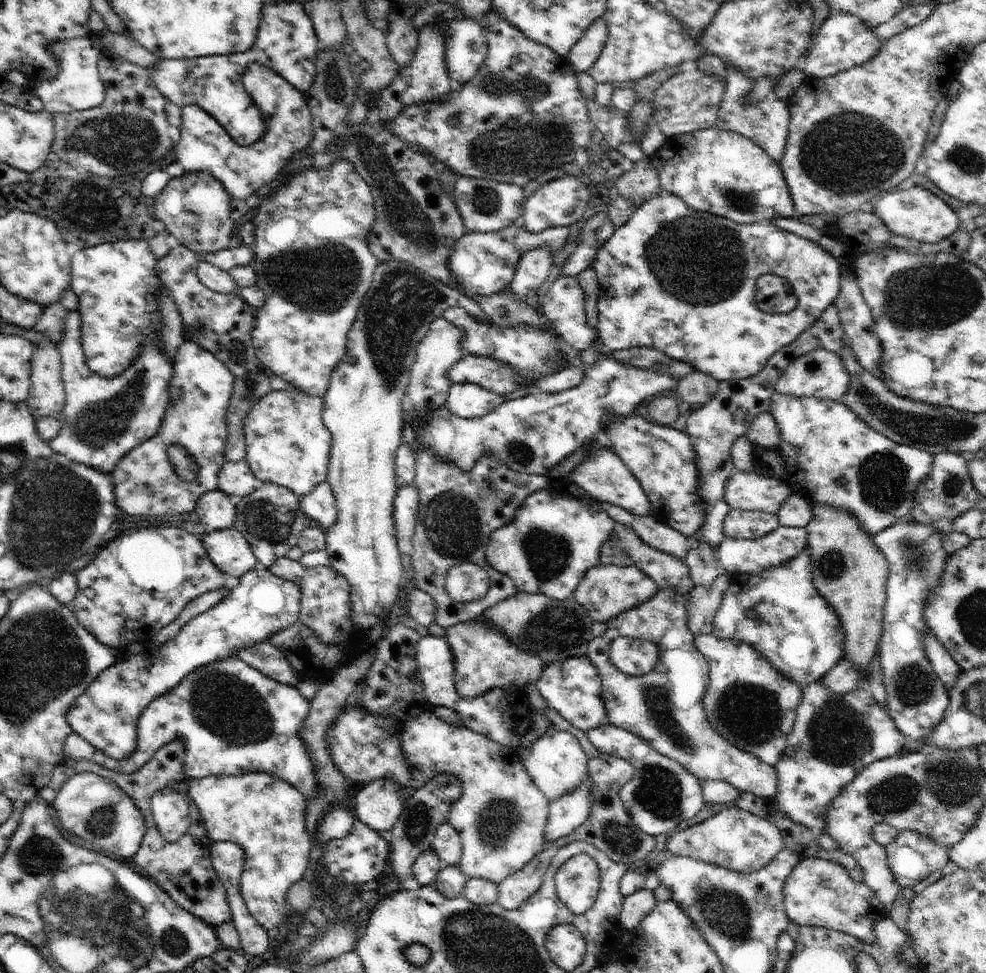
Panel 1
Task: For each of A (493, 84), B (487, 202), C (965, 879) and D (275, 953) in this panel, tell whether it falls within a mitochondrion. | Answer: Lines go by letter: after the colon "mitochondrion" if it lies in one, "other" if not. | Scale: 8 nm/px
A: mitochondrion
B: mitochondrion
C: other
D: other

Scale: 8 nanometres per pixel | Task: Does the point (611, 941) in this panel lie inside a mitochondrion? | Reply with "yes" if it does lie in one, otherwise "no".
no

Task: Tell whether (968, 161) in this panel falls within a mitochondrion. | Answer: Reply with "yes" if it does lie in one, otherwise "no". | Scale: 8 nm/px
yes

